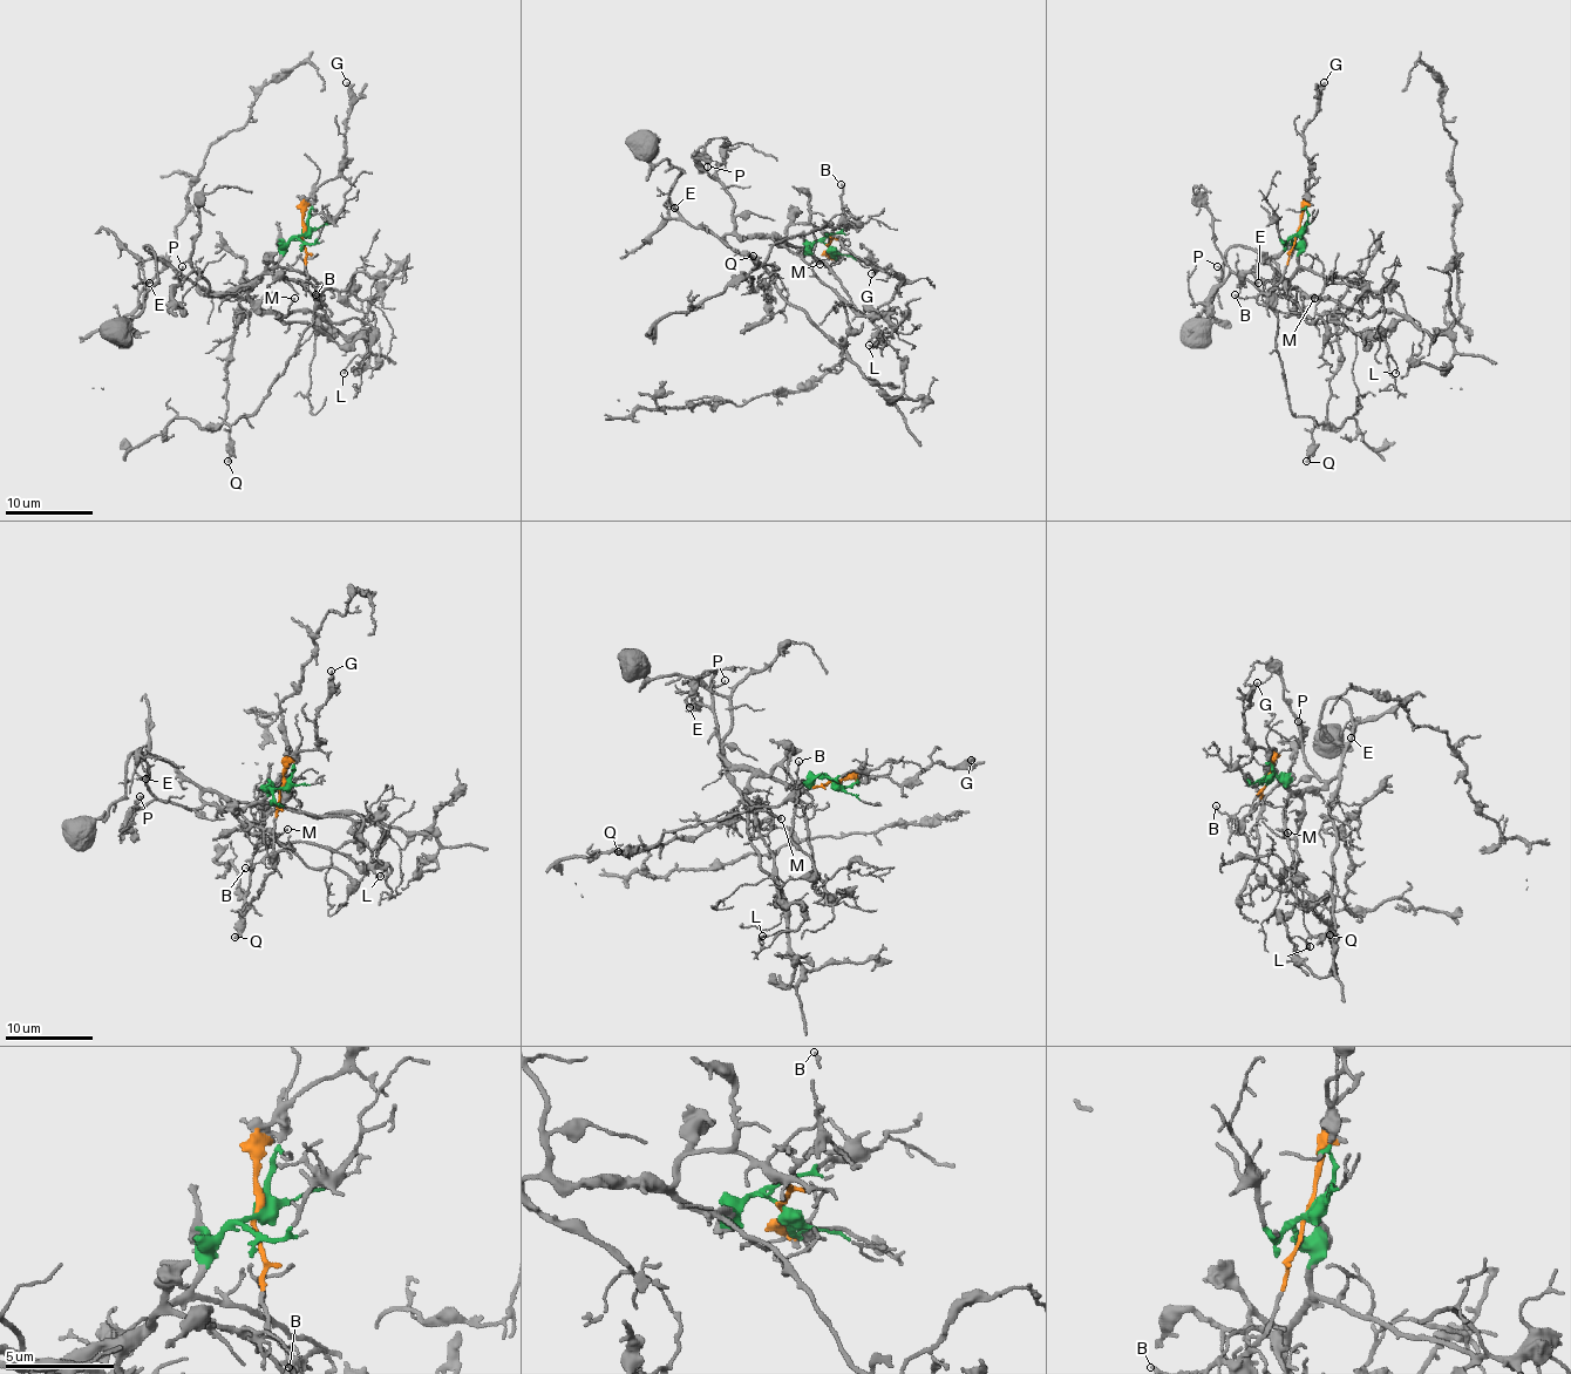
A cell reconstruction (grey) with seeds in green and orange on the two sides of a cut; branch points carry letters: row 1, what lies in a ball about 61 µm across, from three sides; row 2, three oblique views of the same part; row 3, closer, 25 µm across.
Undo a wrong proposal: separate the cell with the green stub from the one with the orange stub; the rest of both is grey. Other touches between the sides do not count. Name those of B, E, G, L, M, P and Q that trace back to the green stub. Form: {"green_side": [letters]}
{"green_side": ["E", "L", "M", "P"]}

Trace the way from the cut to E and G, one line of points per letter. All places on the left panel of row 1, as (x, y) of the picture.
E: (304, 233), (253, 281), (219, 294), (201, 292), (163, 262), (152, 259), (138, 266), (138, 277), (150, 284)
G: (304, 233), (304, 202), (338, 174), (345, 151), (345, 128), (349, 116), (347, 82)

